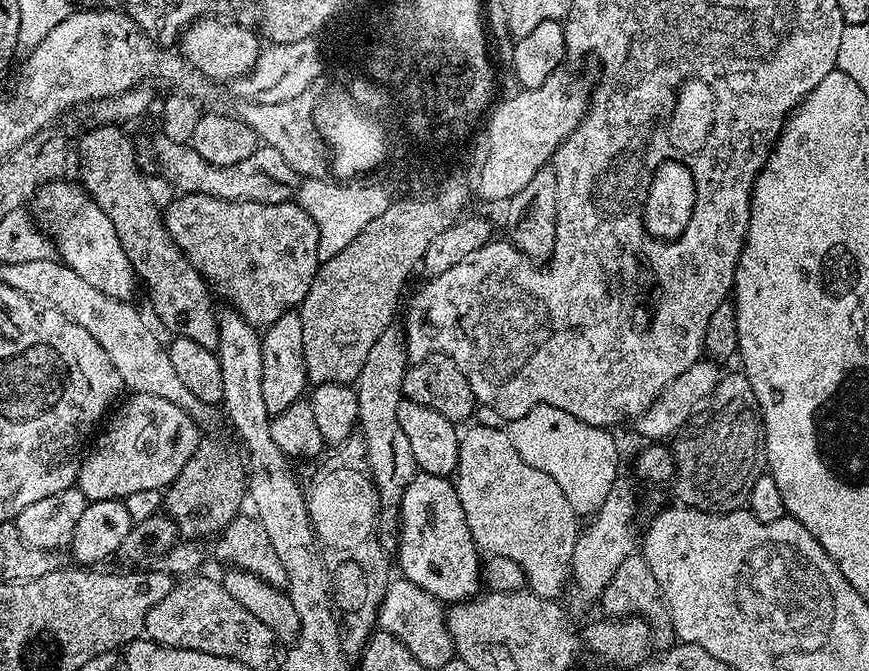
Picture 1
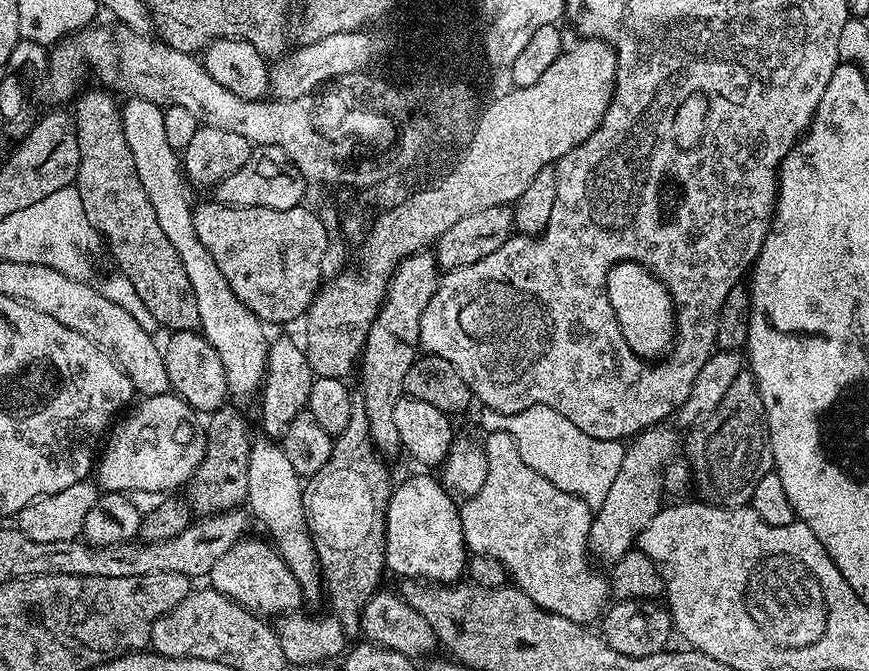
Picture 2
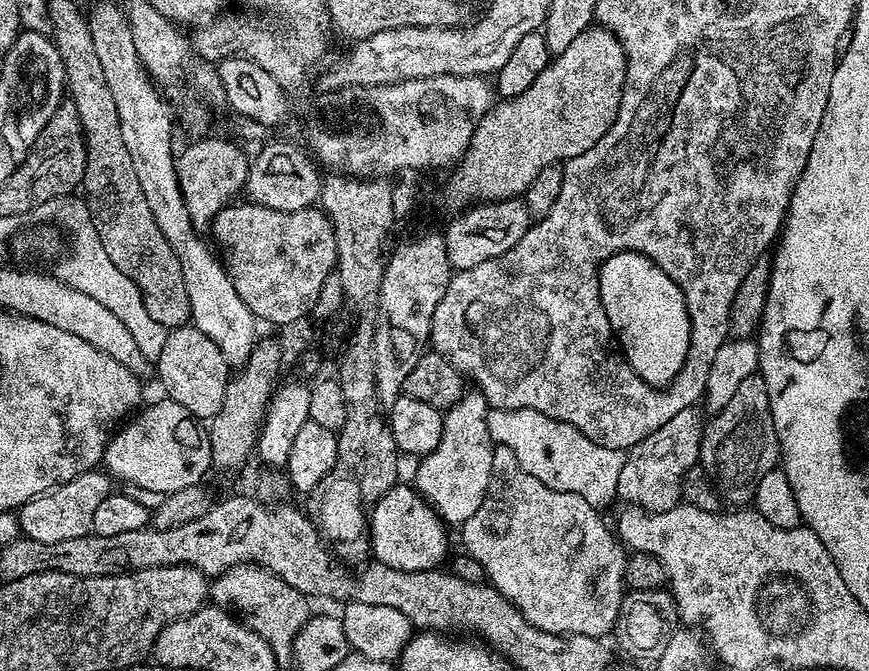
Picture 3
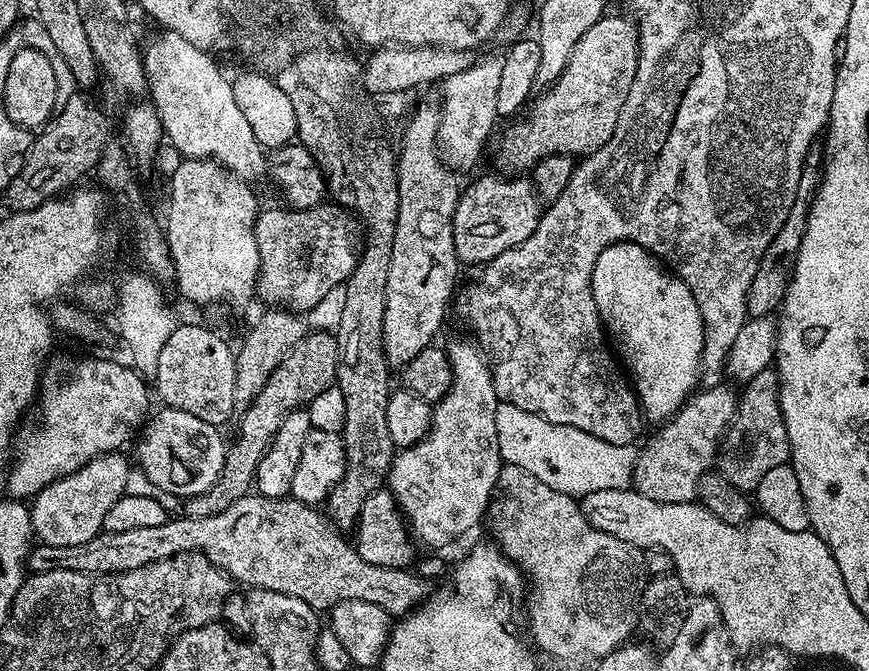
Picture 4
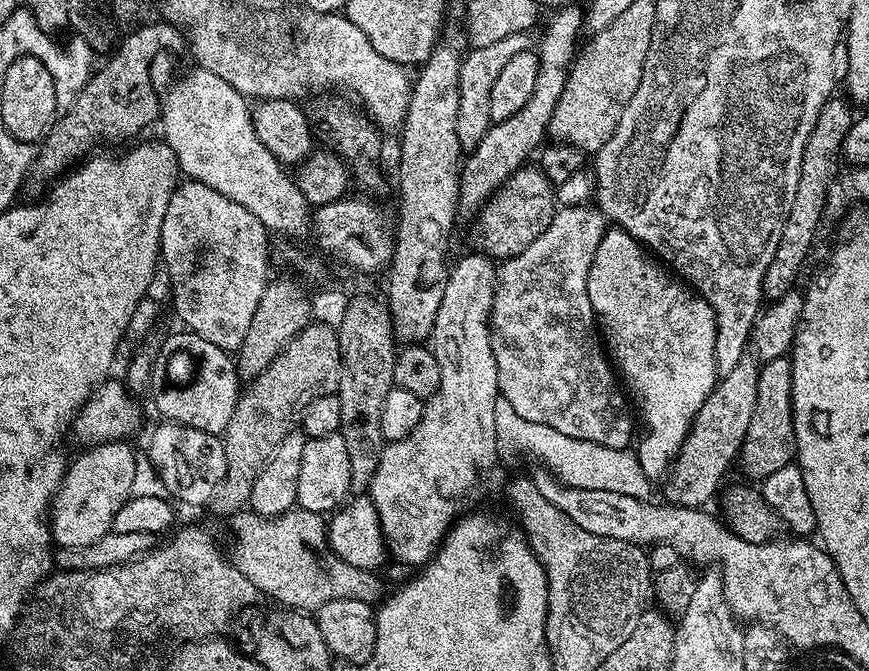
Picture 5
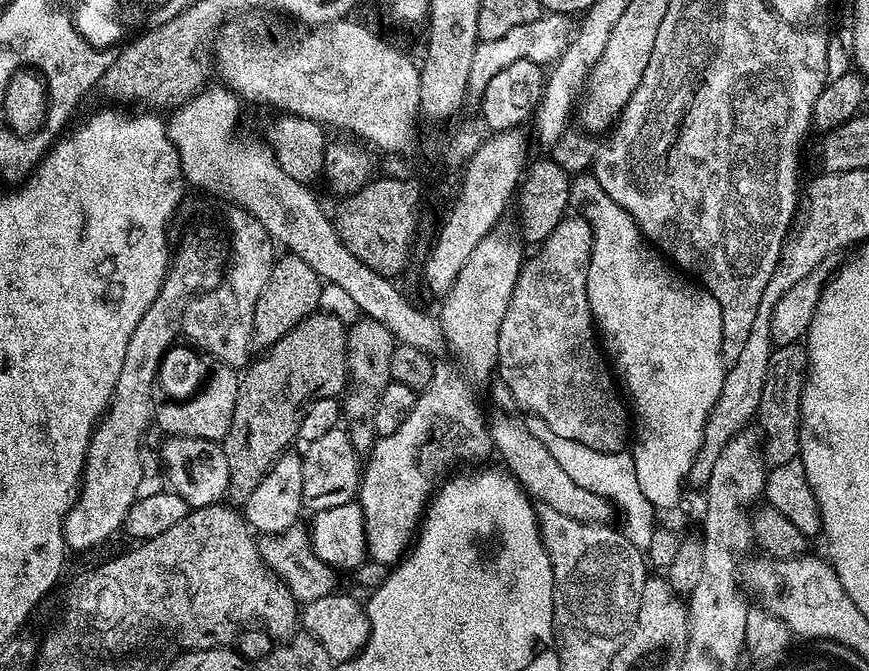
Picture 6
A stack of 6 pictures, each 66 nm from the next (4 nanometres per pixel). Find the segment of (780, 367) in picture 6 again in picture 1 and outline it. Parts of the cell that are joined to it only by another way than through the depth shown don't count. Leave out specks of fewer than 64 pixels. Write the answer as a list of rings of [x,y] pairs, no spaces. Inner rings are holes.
[[[735,370],[721,375],[718,386],[712,391],[706,403],[671,437],[670,449],[676,463],[674,485],[680,495],[681,505],[696,508],[700,512],[734,512],[743,509],[750,498],[754,482],[762,474],[762,457],[764,454],[764,422],[754,398],[754,390],[744,377],[743,371]]]

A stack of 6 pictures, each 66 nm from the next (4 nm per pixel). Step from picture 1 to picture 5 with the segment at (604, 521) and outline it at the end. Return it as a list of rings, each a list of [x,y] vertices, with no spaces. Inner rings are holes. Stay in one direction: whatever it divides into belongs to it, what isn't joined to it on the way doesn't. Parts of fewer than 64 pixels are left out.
[[[745,354],[742,358],[738,358],[738,366],[734,366],[734,370],[730,370],[730,374],[717,379],[714,390],[706,398],[706,402],[702,402],[702,410],[698,410],[688,437],[682,442],[680,452],[676,455],[675,460],[671,461],[666,473],[666,479],[663,481],[663,484],[665,483],[663,499],[667,503],[674,504],[677,508],[703,509],[707,505],[704,503],[716,491],[718,491],[717,493],[721,491],[720,483],[723,482],[728,467],[731,464],[733,467],[734,461],[739,457],[740,447],[744,444],[744,438],[750,426],[750,418],[754,418],[761,367],[761,361],[757,360],[755,356]]]

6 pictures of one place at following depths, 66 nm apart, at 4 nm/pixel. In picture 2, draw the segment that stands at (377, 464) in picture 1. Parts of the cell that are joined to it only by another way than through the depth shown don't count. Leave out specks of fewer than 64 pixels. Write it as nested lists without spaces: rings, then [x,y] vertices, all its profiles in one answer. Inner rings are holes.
[[[431,251],[407,256],[388,279],[388,292],[384,295],[379,314],[374,318],[374,326],[370,326],[364,354],[358,361],[359,399],[364,406],[366,422],[370,424],[372,445],[385,458],[401,455],[402,452],[398,430],[394,426],[394,402],[404,395],[406,373],[418,358],[422,310],[426,310],[426,302],[430,302],[437,283],[436,257]]]

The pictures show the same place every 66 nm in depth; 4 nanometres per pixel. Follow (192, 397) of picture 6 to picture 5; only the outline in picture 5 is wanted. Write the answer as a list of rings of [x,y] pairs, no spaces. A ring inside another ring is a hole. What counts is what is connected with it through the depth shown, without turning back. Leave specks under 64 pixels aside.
[[[187,330],[179,331],[165,338],[152,362],[150,392],[156,395],[156,408],[165,421],[223,434],[242,391],[235,359],[206,338]],[[172,372],[192,372],[192,377],[183,380],[176,376],[172,380]]]

